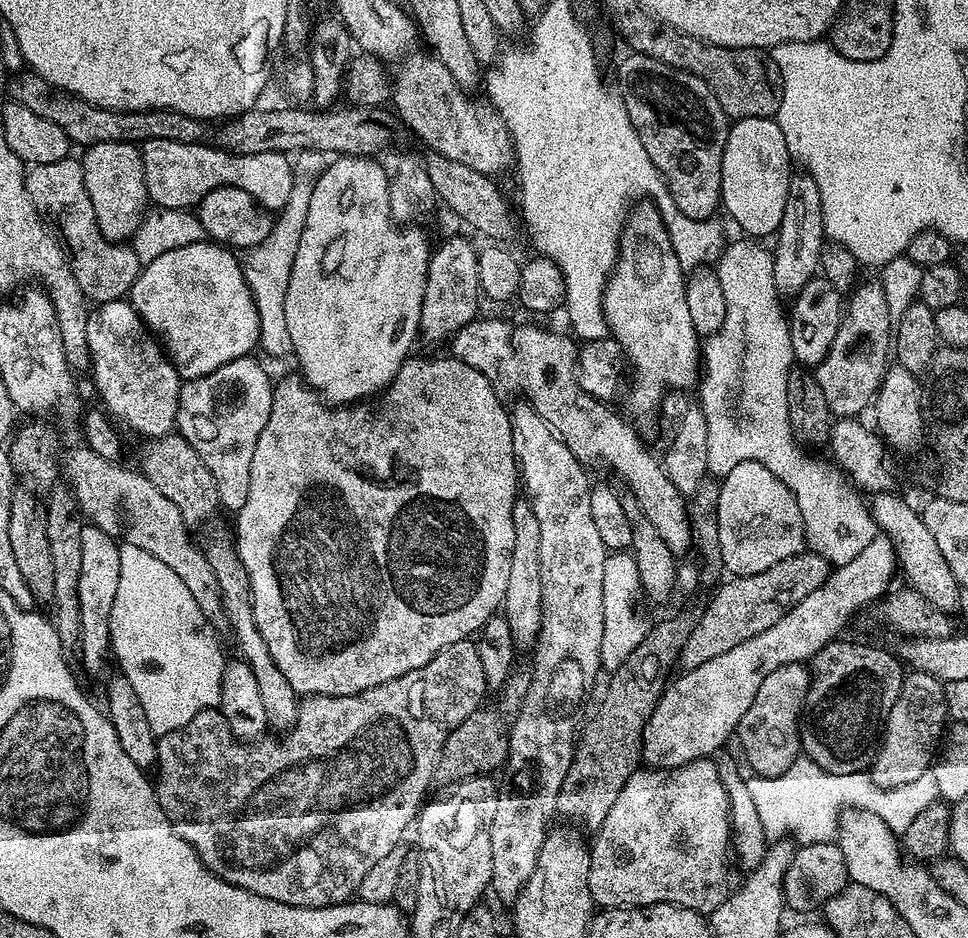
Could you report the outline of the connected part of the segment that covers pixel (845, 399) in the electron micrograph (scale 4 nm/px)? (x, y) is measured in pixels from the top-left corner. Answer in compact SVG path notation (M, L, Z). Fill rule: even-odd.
M872 280L859 283L849 298L831 348L814 370L822 392L826 395L828 408L838 418L856 418L871 407L886 373L892 346L888 306L880 282Z

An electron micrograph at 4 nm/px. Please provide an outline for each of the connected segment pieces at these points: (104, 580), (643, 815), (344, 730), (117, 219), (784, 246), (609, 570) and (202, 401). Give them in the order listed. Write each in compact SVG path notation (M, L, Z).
M85 523L82 530L82 570L78 573L78 614L80 615L80 638L78 653L84 668L92 676L103 677L104 659L109 659L110 610L114 610L114 598L118 594L118 574L122 570L120 544L95 524Z
M711 757L695 759L692 763L686 763L679 768L640 768L633 772L632 776L625 782L619 791L618 799L610 806L606 819L599 830L594 834L589 849L591 854L590 894L593 903L601 909L606 908L632 908L644 907L646 905L672 904L680 905L684 909L692 909L700 915L707 916L718 908L728 897L730 885L728 885L728 860L730 856L730 822L729 802L727 792L720 782L718 770Z
M471 639L459 640L446 650L442 650L426 666L418 670L410 670L390 682L382 682L382 686L374 686L370 690L362 690L349 696L309 696L299 701L300 713L291 730L283 733L284 740L261 739L259 742L239 740L230 730L219 710L200 712L186 726L174 730L170 734L159 737L156 741L156 763L154 765L154 787L156 800L162 806L166 818L174 826L174 830L202 858L202 862L218 878L230 882L234 887L259 896L269 896L279 904L302 906L303 908L325 908L335 904L343 904L355 897L360 883L375 865L390 851L401 847L400 839L404 831L413 827L420 814L421 807L428 795L428 787L433 787L436 775L436 763L442 754L442 746L448 734L464 721L468 715L480 707L486 696L486 674L482 670L482 662L478 658L478 650Z
M98 142L87 145L83 152L86 194L90 194L90 202L94 202L98 230L107 240L131 241L150 207L140 148L126 142Z
M807 170L797 171L790 178L790 190L786 190L786 210L782 210L780 228L774 233L776 248L772 252L773 280L781 297L792 298L801 292L820 272L820 255L826 243L822 218L822 194L818 194L818 182Z
M624 550L609 553L602 570L603 628L599 655L600 665L605 671L611 672L622 666L647 632L647 623L644 624L643 620L638 618L633 607L640 589L638 566L634 556Z
M251 355L243 356L234 362L226 362L226 366L218 366L218 370L214 370L202 378L194 378L187 381L180 390L178 414L176 415L175 427L178 429L179 435L184 436L186 442L190 442L190 446L194 446L194 450L198 450L198 454L204 457L206 466L210 470L210 474L214 474L214 482L218 486L218 498L220 499L221 509L227 510L229 508L229 513L232 514L240 512L242 506L246 506L246 497L248 490L250 490L250 462L254 462L254 446L258 446L258 434L262 434L262 426L266 426L266 418L270 418L270 402L272 401L274 380L273 377L268 377L267 370L258 361L252 359L256 358Z

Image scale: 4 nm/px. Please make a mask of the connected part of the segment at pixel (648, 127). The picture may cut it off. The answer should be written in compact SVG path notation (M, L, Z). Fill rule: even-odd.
M632 52L621 62L616 68L616 76L620 79L620 88L618 87L618 95L624 101L624 109L630 118L630 122L634 126L634 130L638 134L638 138L642 142L642 146L646 150L646 154L650 154L650 162L654 162L654 166L659 170L660 175L664 178L664 183L668 186L668 192L674 198L674 202L678 206L678 210L682 210L682 214L686 214L690 218L698 218L699 220L707 220L717 215L718 209L721 207L720 187L722 186L722 150L726 146L726 138L730 127L730 117L722 110L722 106L718 106L718 98L714 98L714 94L710 90L710 86L706 86L706 82L702 82L702 78L698 78L689 72L683 72L681 68L671 68L662 62L658 62L654 58L644 56L640 52Z

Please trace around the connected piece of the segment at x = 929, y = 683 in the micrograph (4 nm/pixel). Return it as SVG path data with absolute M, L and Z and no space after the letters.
M909 671L890 710L880 750L872 762L870 775L873 782L883 788L893 788L906 786L914 782L914 778L922 778L922 774L933 766L934 753L946 732L944 720L947 716L942 681L925 672Z

